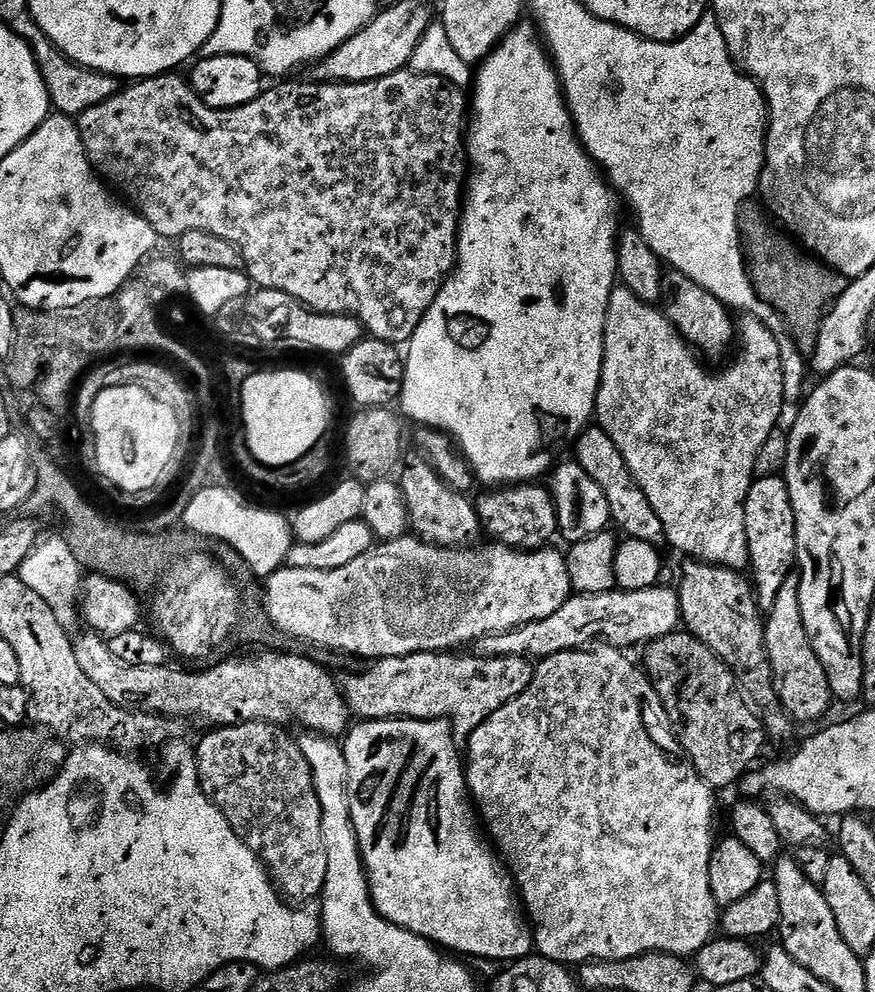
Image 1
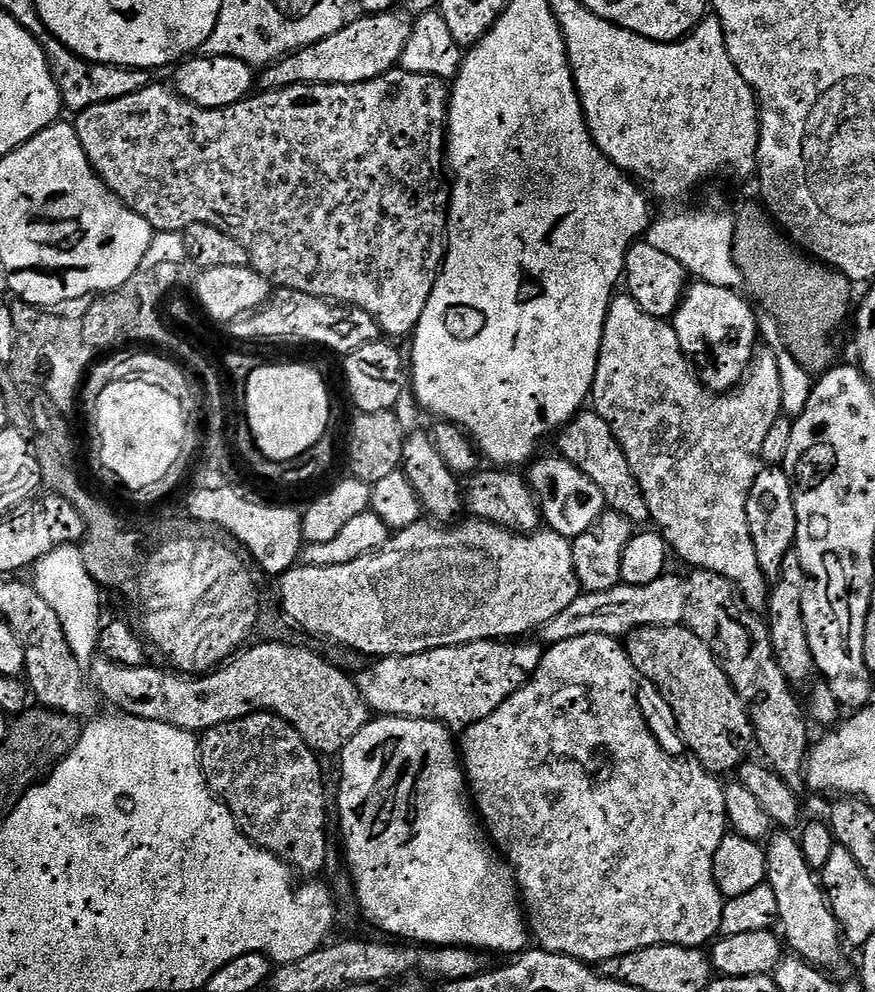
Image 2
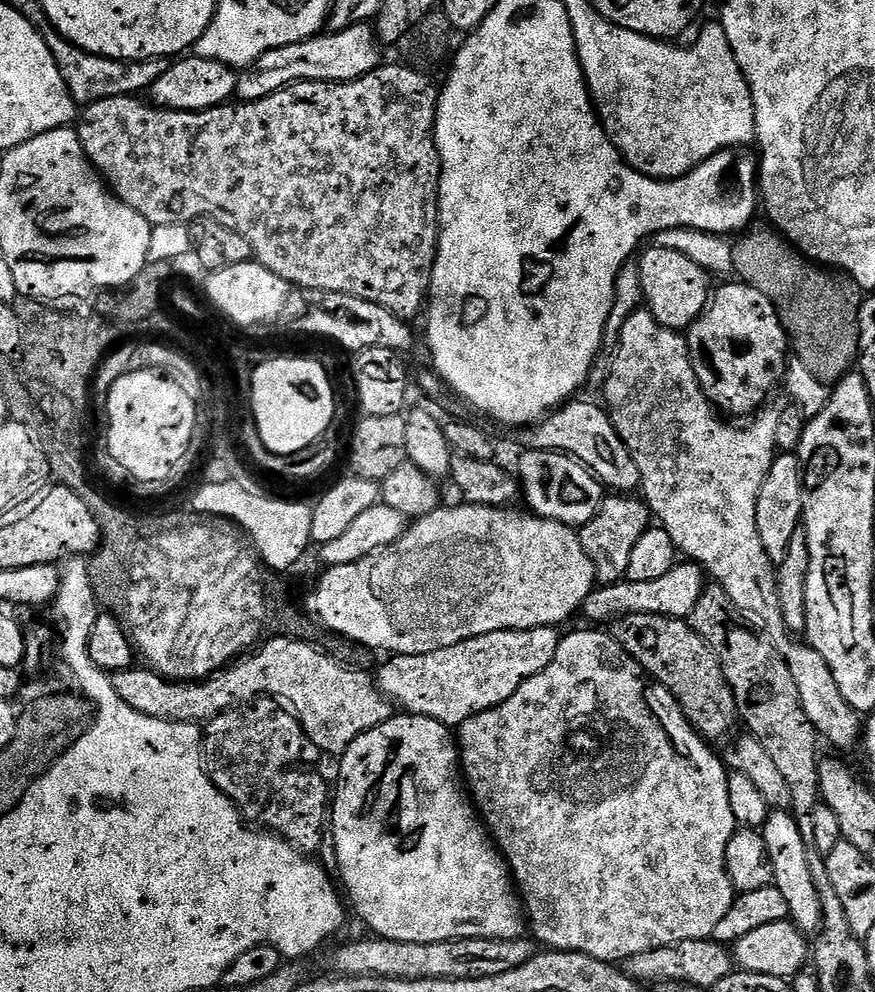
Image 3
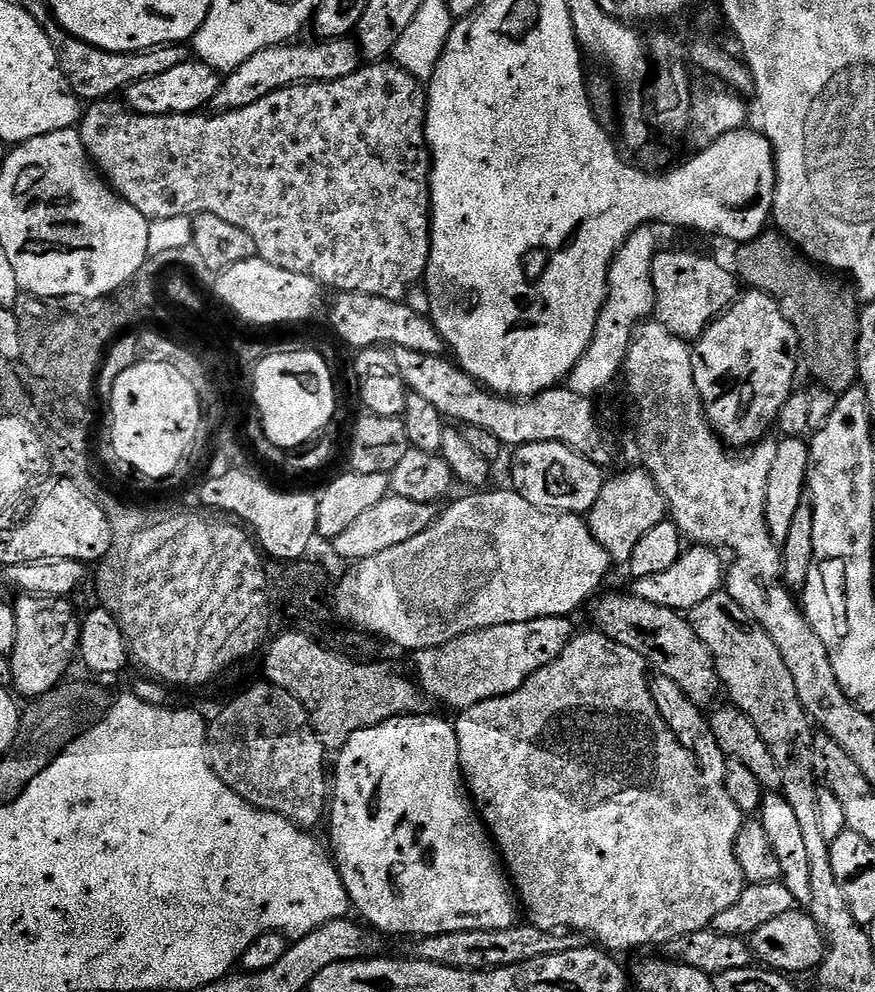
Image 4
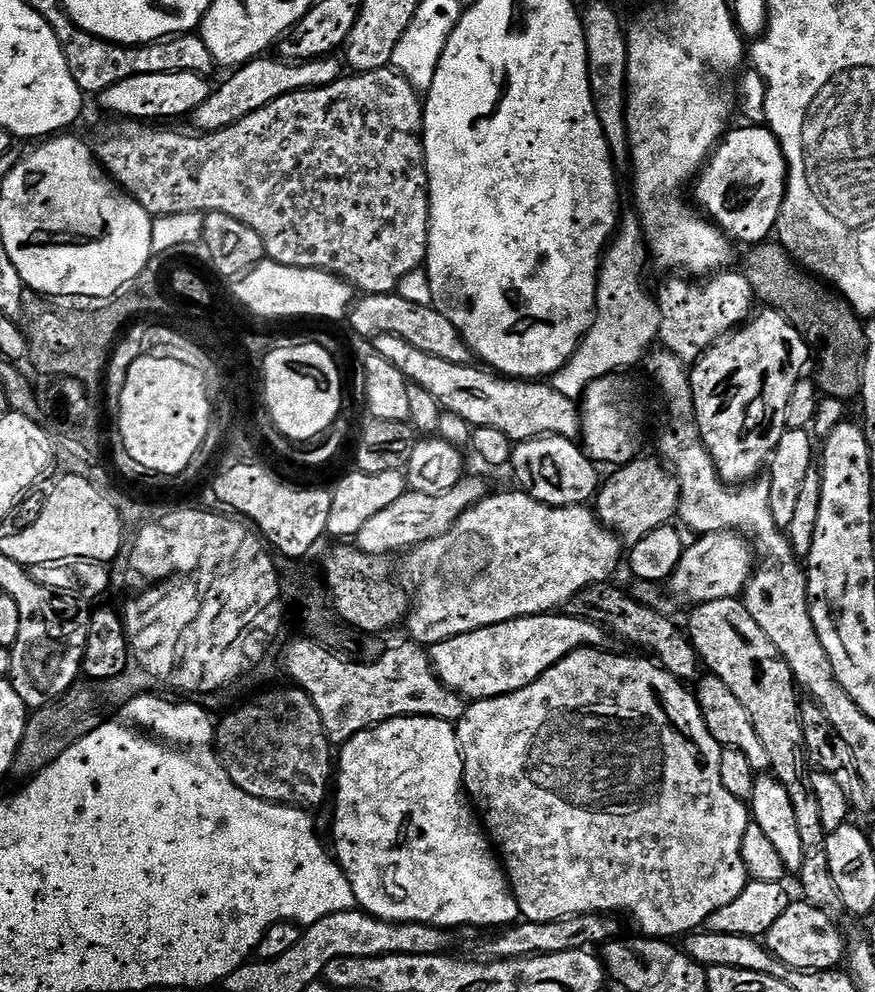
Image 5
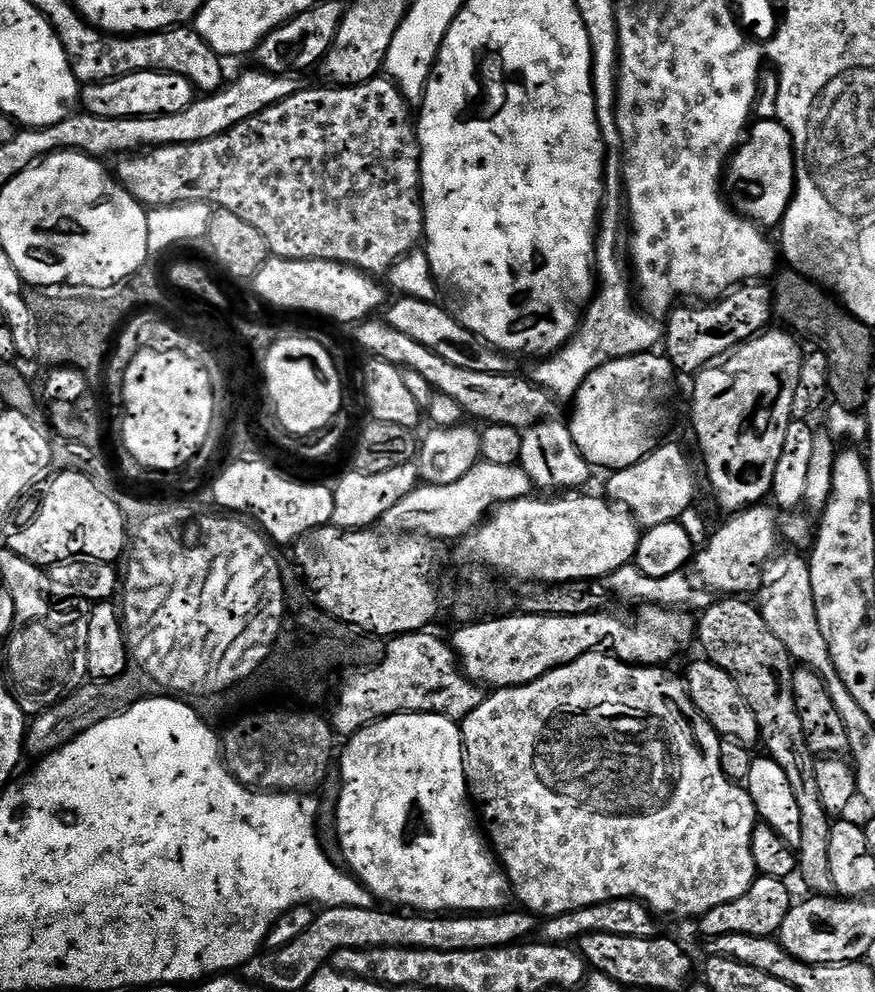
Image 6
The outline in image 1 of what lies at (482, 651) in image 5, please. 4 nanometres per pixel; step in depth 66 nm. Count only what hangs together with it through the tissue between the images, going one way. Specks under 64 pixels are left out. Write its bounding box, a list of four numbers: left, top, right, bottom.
[342,651,534,738]

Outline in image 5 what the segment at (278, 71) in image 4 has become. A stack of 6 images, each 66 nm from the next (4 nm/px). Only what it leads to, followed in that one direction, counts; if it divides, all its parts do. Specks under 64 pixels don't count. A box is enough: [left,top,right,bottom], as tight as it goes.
[190,55,341,133]

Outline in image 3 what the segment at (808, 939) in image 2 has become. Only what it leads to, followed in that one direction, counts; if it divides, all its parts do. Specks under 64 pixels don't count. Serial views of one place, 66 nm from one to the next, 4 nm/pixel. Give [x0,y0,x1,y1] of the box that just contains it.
[763,811,822,934]

